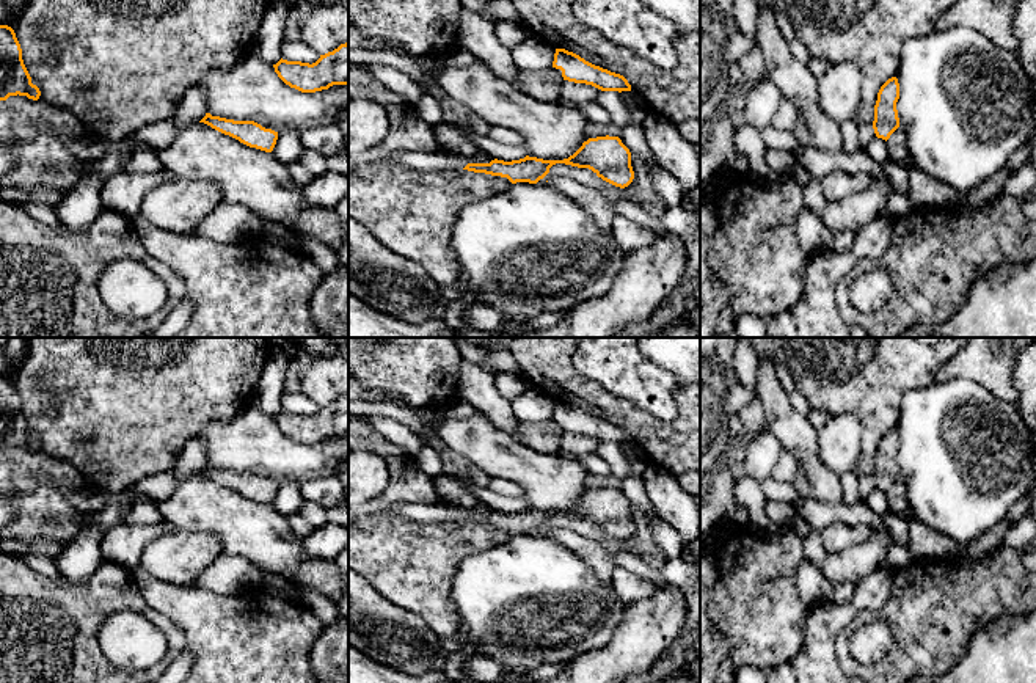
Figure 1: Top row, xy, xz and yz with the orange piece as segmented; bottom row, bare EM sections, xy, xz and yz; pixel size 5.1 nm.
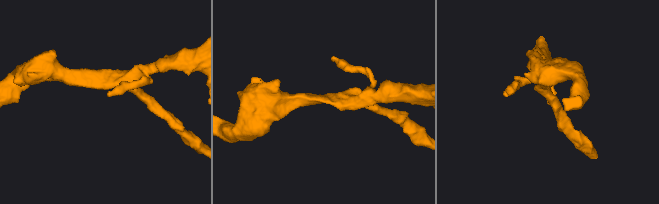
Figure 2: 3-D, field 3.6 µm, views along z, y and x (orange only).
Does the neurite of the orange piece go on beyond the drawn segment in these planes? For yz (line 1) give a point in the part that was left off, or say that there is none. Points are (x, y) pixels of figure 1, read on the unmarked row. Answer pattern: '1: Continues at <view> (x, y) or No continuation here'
1: No continuation here

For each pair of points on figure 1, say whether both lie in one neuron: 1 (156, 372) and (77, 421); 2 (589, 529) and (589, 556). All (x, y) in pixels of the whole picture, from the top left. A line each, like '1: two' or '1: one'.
1: one
2: two

